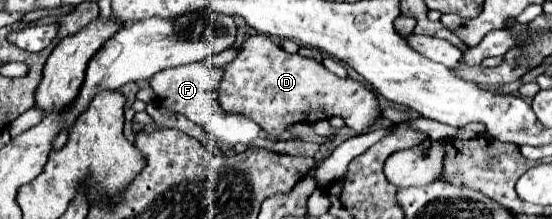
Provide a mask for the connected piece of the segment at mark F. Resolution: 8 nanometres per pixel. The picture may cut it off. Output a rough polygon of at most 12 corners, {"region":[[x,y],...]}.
{"region":[[211,61],[169,67],[151,79],[159,101],[223,145],[261,129],[219,107],[223,69]]}

